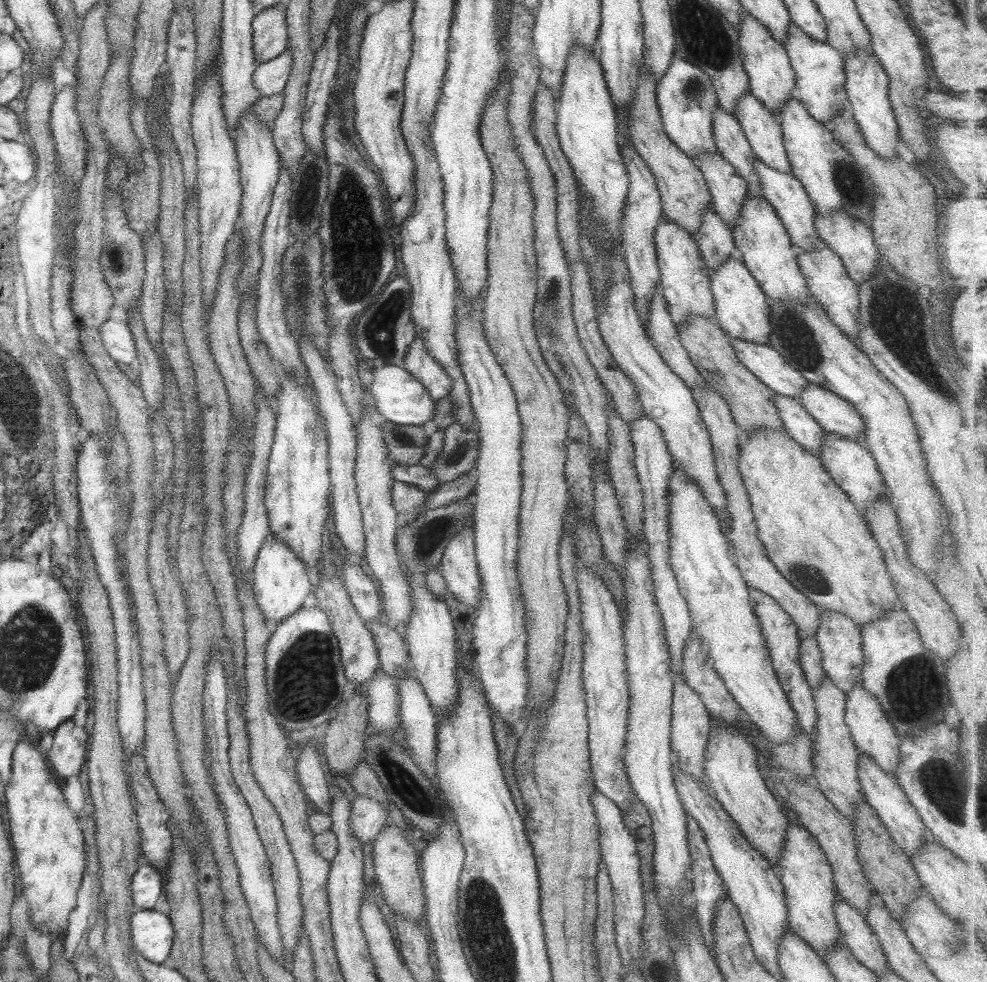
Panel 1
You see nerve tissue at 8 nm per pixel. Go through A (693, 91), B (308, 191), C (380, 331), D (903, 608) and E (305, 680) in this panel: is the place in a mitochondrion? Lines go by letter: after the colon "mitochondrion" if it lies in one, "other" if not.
A: mitochondrion
B: mitochondrion
C: mitochondrion
D: other
E: mitochondrion

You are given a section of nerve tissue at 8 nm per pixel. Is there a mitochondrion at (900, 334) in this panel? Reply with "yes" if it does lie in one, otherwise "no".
yes

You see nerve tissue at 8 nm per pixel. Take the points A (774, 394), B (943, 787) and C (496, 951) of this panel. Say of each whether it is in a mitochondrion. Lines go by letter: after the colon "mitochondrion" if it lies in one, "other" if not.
A: other
B: mitochondrion
C: mitochondrion

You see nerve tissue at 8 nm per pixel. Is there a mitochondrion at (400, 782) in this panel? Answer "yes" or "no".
yes

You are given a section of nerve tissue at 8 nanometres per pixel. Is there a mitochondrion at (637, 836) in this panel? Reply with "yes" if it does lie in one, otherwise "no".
no

